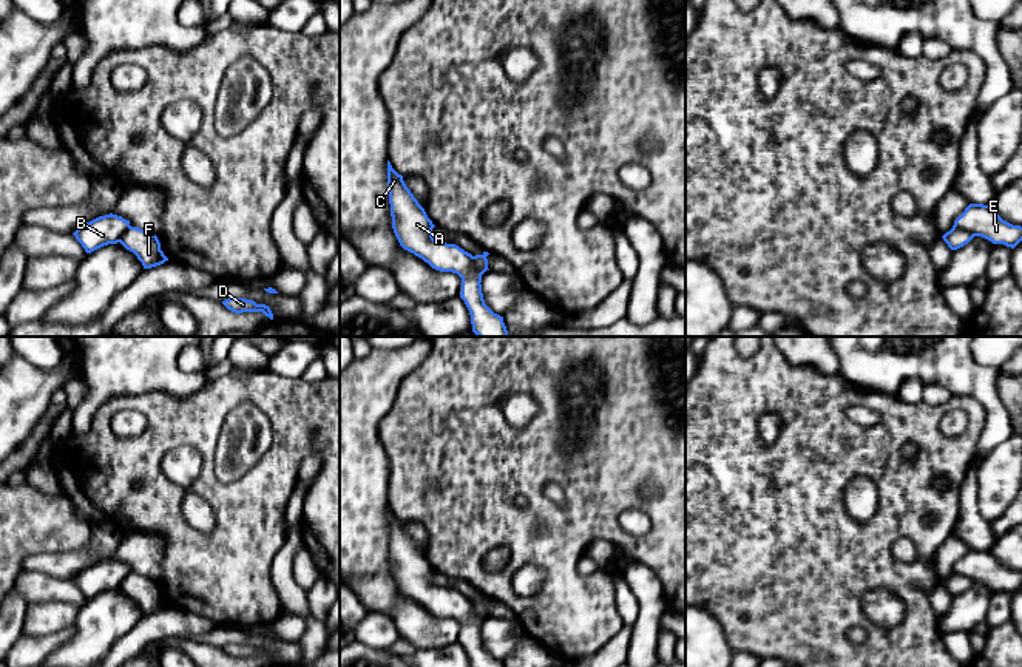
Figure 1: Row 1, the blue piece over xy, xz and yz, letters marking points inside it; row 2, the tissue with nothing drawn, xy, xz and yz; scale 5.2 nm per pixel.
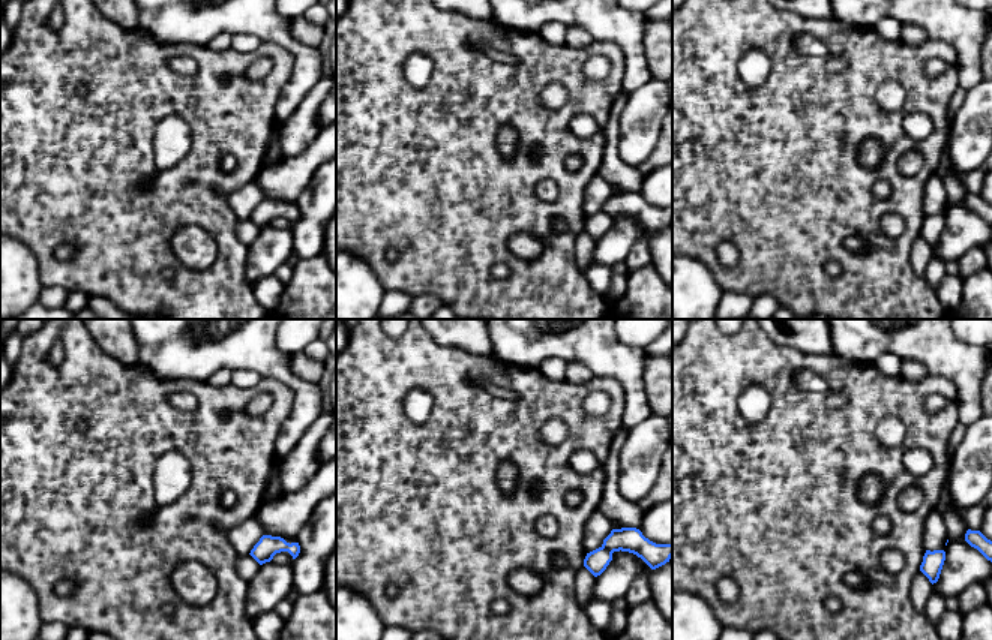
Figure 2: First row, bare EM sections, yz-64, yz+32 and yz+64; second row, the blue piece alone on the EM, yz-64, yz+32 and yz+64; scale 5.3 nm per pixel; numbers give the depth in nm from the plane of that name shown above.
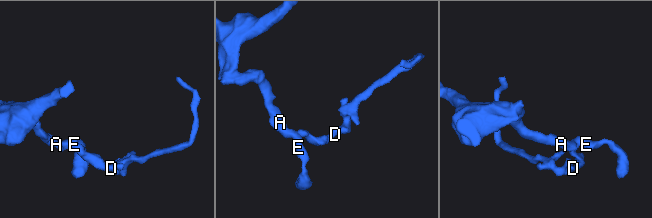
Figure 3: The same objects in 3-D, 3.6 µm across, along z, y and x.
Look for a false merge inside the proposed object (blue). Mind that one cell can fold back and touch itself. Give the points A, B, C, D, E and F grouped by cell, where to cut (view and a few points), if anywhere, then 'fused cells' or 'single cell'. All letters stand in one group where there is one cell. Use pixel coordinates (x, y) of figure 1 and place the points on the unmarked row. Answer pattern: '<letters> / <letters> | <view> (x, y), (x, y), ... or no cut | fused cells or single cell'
A B C E / D F | yz (953, 572), (974, 581) | fused cells

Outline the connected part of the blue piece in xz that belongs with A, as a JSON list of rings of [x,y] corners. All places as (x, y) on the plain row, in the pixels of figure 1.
[[[389,506],[387,536],[392,574],[400,591],[421,604],[432,615],[452,618],[462,624],[460,644],[469,656],[471,667],[503,667],[503,662],[494,659],[485,650],[480,630],[483,618],[474,611],[472,601],[455,590],[446,590],[432,582],[435,571]]]

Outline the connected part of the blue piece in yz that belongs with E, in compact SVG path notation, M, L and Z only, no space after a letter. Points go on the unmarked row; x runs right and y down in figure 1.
M970 550L953 573L1011 594L1022 587L1022 573L1003 567L991 551Z

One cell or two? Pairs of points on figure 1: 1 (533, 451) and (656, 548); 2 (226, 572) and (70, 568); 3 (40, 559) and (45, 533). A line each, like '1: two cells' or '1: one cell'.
1: one cell
2: two cells
3: two cells

